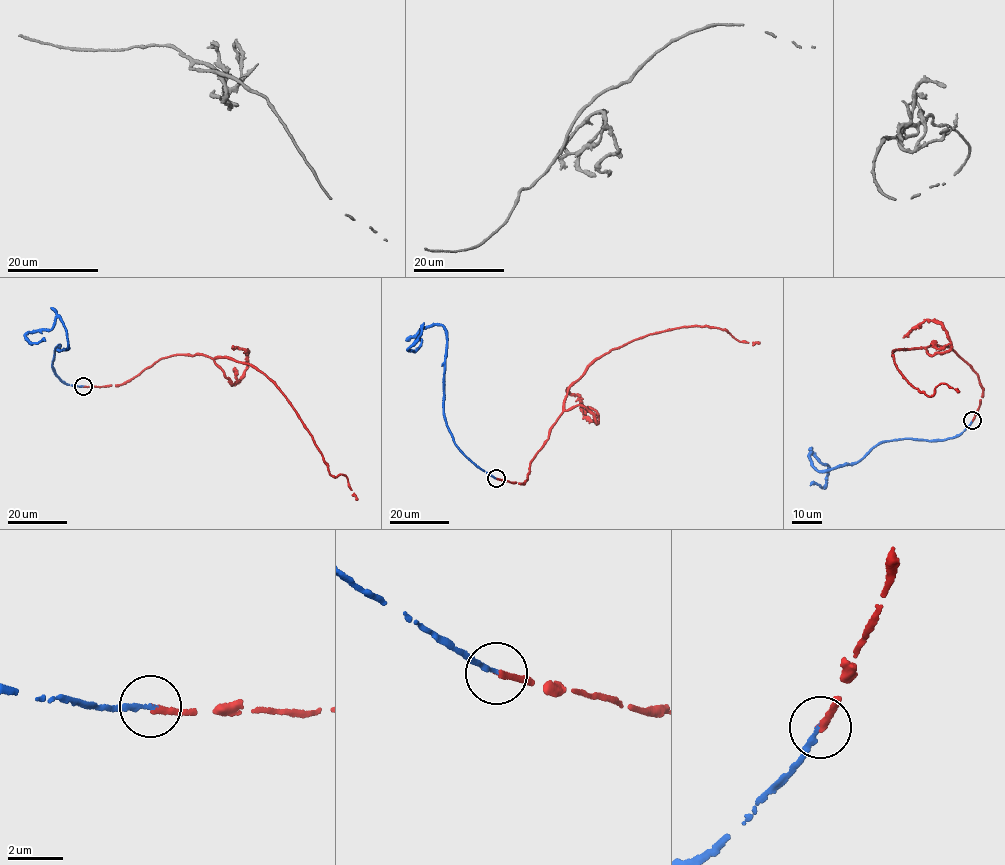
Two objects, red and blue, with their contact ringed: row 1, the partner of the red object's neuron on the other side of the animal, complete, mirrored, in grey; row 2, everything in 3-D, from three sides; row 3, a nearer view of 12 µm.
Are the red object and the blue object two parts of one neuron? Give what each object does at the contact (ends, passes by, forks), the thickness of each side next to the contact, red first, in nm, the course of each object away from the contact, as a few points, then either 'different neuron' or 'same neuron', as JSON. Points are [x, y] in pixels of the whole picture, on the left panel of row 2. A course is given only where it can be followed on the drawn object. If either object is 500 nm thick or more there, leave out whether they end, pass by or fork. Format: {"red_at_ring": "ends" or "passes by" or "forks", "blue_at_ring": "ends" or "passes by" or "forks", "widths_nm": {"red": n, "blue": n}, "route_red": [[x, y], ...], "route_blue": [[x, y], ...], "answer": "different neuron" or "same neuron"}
{"red_at_ring": "ends", "blue_at_ring": "ends", "widths_nm": {"red": 240, "blue": 160}, "route_red": [[83, 386], [118, 385], [175, 354], [226, 356], [245, 363], [284, 395], [329, 473], [347, 477], [357, 499]], "route_blue": [[83, 386], [55, 375], [56, 349], [69, 346], [58, 317], [48, 331], [25, 335], [32, 343], [45, 340]], "answer": "same neuron"}

